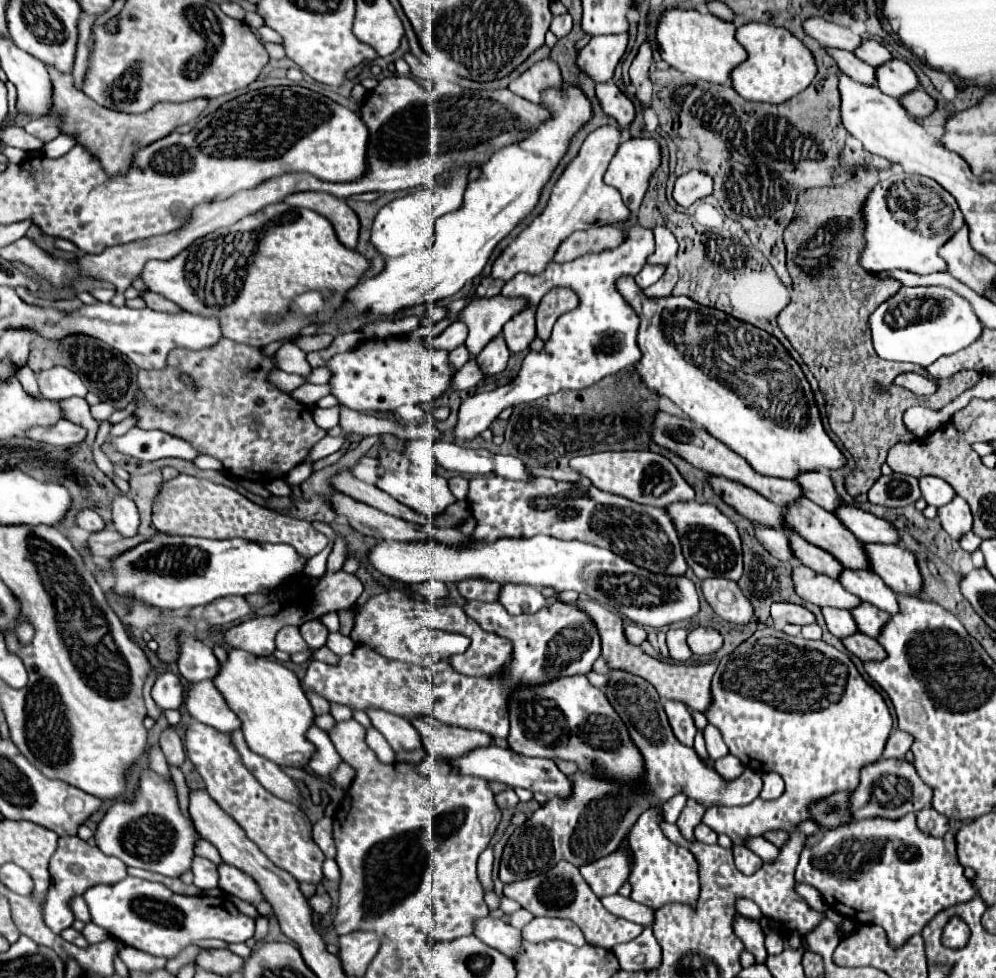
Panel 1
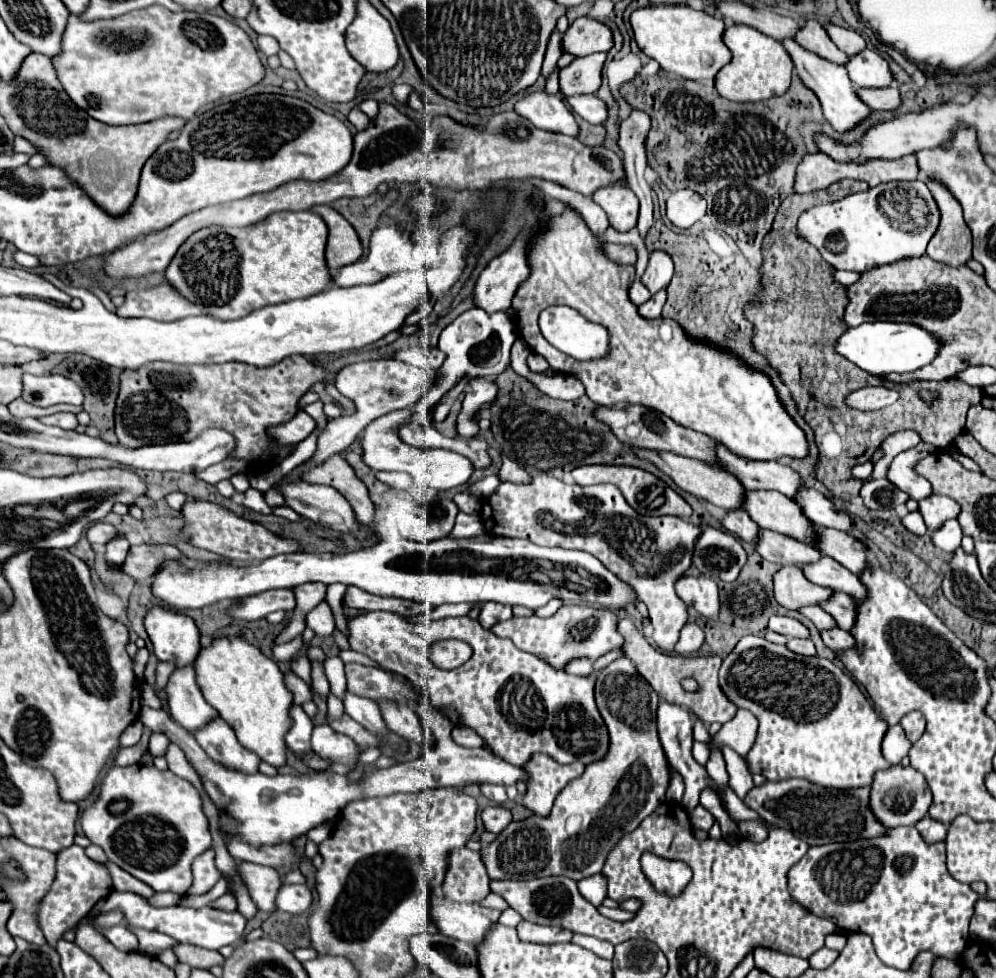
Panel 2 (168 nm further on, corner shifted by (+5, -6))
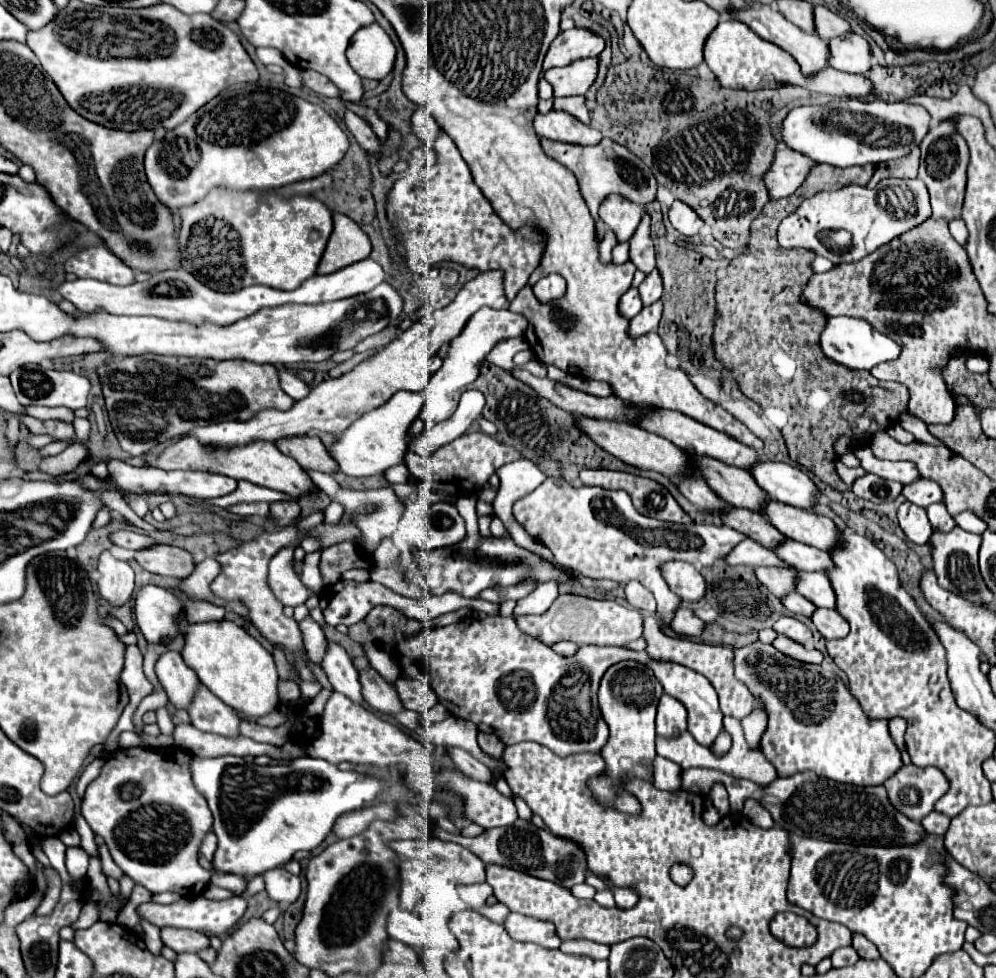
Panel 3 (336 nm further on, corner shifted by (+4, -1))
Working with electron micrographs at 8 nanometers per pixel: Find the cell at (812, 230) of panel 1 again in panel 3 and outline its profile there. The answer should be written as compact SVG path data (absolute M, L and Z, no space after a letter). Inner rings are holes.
M815 164L809 170L809 176L801 184L801 188L785 198L785 200L771 200L763 206L761 214L751 224L751 240L743 254L735 256L731 264L727 266L723 278L717 280L715 286L715 302L717 302L717 314L715 314L715 330L713 330L713 350L715 358L733 372L739 390L757 402L761 408L779 406L789 414L787 426L781 430L789 456L793 462L801 464L803 468L811 468L811 472L825 484L829 484L835 490L845 490L845 484L839 480L835 470L837 454L833 450L833 442L845 434L855 438L857 446L867 446L867 434L875 434L879 430L885 430L887 426L895 424L899 420L899 414L907 410L907 388L893 384L893 382L879 382L865 370L847 370L845 366L839 366L837 362L831 362L829 358L823 358L823 352L819 350L819 334L823 332L823 326L827 322L827 316L819 310L813 310L805 302L801 302L801 286L807 284L811 278L809 264L815 258L815 252L803 250L803 248L783 248L777 244L777 224L781 222L779 216L789 216L793 210L799 208L799 204L815 196L823 190L839 190L847 184L867 186L875 172L873 164L865 166L851 166L851 168L837 168L829 164ZM847 390L855 390L863 394L863 402L855 404L847 398Z

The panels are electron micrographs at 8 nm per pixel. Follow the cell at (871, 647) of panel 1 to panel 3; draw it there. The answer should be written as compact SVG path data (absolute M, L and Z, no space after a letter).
M817 608L811 616L815 628L827 638L827 640L837 640L849 634L849 622L837 612L829 608Z

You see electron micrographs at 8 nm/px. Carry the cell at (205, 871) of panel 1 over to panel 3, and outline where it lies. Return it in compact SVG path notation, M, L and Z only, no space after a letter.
M207 832L207 836L203 838L201 842L201 848L199 848L199 864L211 872L211 858L215 854L215 846L217 846L217 838L213 832Z

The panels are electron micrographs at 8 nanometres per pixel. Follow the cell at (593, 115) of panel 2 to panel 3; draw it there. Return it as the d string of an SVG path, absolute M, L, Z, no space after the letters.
M583 96L555 98L553 100L553 110L563 110L563 112L575 116L577 120L581 120L583 124L589 124L589 110L585 106L585 98Z

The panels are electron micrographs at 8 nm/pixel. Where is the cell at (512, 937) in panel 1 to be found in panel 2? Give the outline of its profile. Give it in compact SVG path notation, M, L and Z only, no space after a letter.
M430 895L430 919L438 923L442 935L466 941L478 947L492 927L492 921L473 903L456 903L446 897Z

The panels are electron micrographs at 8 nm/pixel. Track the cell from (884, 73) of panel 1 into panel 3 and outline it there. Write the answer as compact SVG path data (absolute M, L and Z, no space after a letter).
M847 32L839 38L831 38L829 42L829 66L843 72L867 74L869 64L869 42L855 34Z

